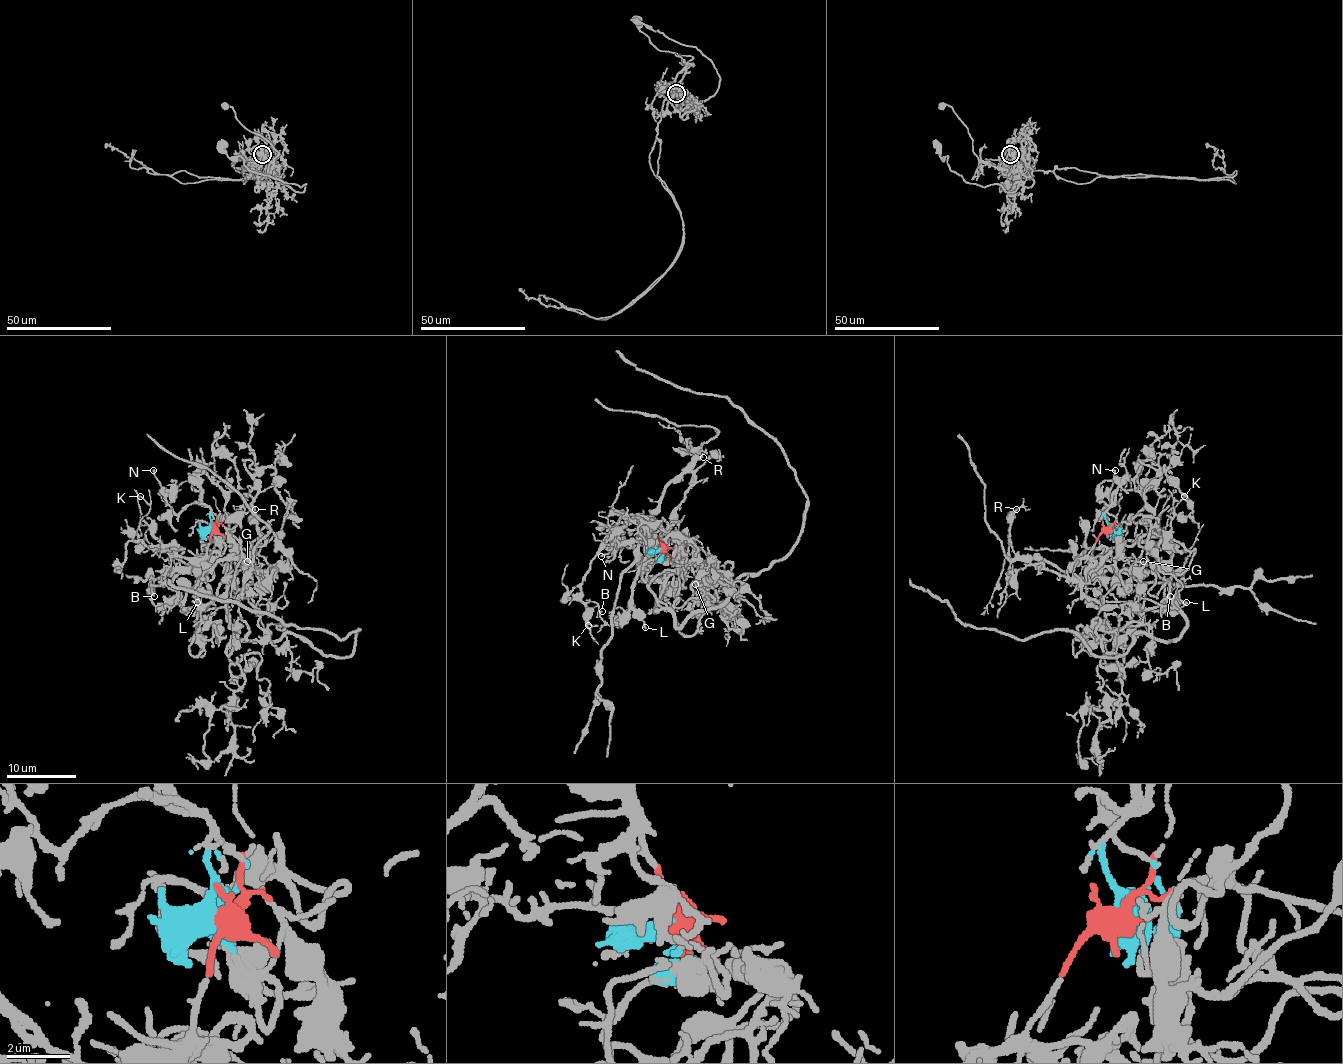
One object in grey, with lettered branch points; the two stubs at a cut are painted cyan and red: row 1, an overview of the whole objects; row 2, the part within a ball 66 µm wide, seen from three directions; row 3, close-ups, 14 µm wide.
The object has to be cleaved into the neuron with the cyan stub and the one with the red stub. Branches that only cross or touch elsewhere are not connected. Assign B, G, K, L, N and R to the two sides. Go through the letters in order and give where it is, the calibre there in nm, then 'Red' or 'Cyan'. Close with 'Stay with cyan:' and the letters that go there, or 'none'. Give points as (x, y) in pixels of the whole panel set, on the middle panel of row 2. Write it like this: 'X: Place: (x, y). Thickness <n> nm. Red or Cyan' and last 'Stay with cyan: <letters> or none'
B: Place: (602, 611). Thickness 120 nm. Red
G: Place: (695, 584). Thickness 70 nm. Cyan
K: Place: (588, 625). Thickness 160 nm. Red
L: Place: (645, 627). Thickness 190 nm. Red
N: Place: (601, 556). Thickness 190 nm. Cyan
R: Place: (703, 457). Thickness 150 nm. Red
Stay with cyan: G, N

